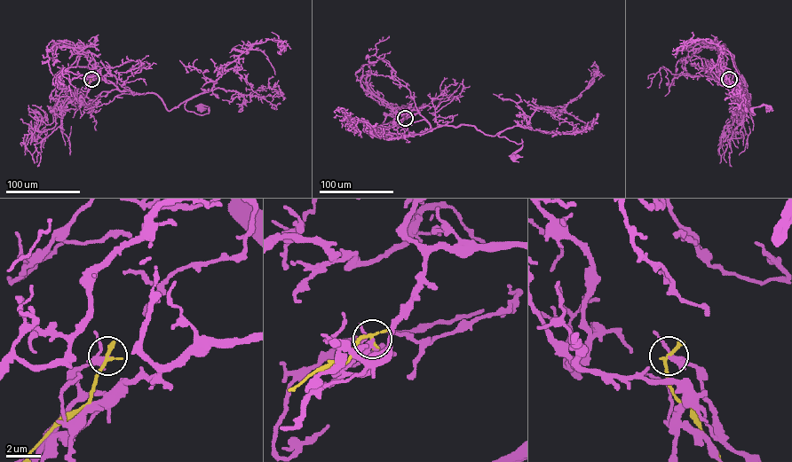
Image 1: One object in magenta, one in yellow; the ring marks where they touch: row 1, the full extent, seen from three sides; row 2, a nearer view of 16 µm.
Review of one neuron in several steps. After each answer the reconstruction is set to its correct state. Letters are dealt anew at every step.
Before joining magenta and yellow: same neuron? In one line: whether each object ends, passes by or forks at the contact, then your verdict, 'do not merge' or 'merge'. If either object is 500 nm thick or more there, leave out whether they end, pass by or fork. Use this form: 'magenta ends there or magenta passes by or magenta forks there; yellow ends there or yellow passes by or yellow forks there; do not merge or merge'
magenta forks there; yellow ends there; do not merge

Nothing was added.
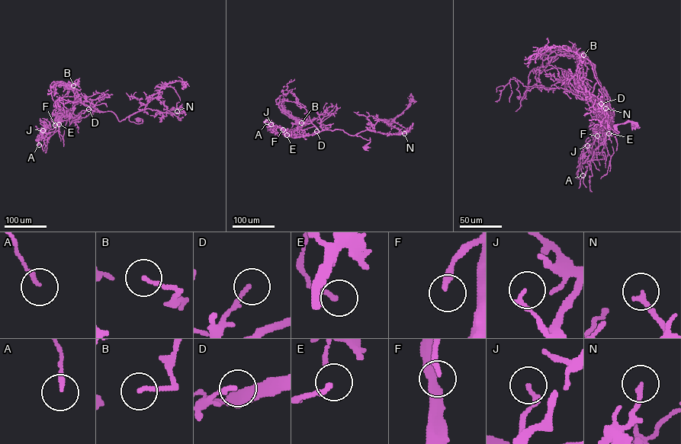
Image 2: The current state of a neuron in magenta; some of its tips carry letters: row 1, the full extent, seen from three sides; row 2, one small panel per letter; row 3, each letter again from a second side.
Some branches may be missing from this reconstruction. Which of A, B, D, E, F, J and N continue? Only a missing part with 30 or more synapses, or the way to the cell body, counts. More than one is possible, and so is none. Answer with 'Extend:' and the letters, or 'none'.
Extend: none

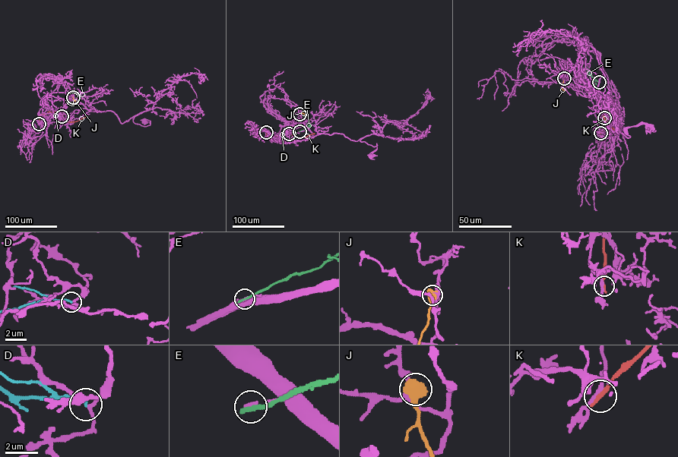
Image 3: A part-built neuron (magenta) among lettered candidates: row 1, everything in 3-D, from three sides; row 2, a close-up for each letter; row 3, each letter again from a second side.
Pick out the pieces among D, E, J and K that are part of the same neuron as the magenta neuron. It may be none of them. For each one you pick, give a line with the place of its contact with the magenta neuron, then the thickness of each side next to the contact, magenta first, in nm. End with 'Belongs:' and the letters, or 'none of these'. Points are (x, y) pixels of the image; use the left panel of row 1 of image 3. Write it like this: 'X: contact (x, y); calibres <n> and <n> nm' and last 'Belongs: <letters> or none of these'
Belongs: none of these

